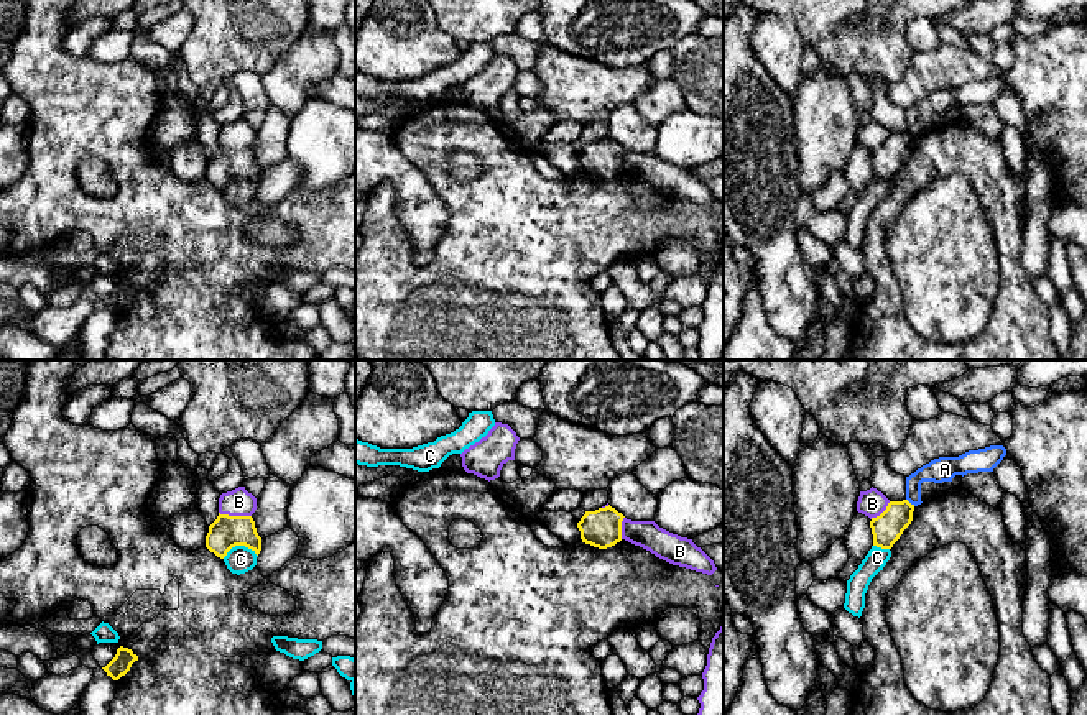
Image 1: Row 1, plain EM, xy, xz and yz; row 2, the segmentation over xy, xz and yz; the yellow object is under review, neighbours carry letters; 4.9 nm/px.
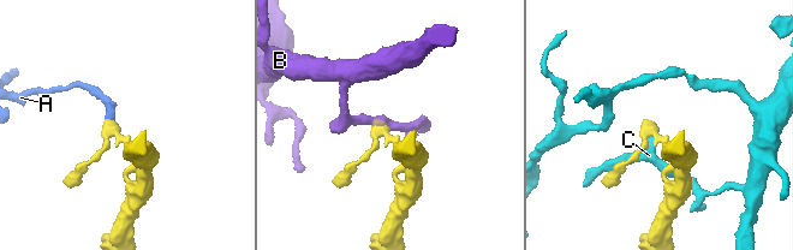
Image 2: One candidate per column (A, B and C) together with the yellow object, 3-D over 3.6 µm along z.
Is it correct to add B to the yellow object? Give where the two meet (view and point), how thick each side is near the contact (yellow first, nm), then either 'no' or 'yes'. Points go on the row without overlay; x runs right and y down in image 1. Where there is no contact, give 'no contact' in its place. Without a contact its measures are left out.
contact xy (235, 148); calibres 160 and 140 nm; no

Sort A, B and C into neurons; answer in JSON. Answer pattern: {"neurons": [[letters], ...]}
{"neurons": [["A"], ["B"], ["C"]]}

